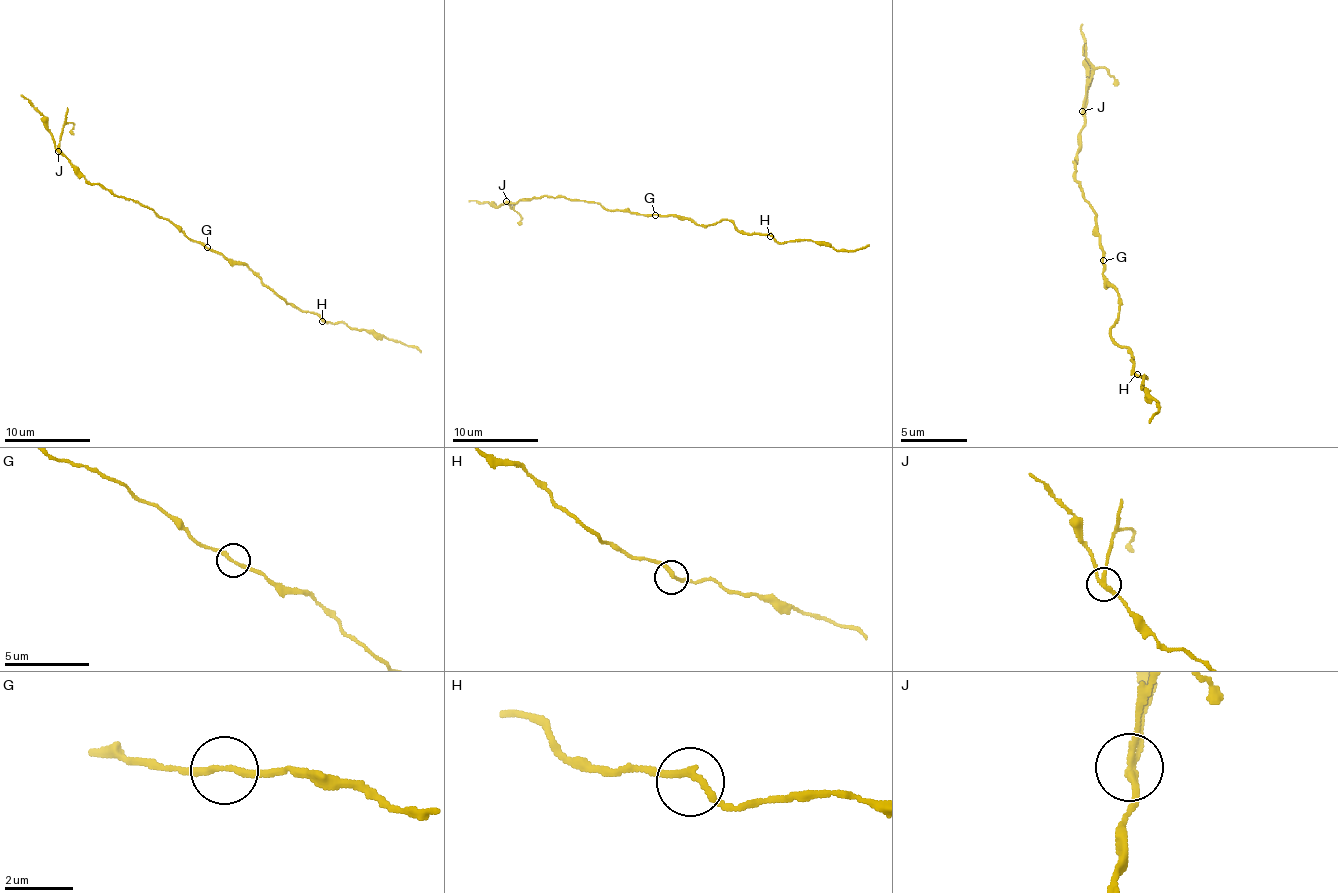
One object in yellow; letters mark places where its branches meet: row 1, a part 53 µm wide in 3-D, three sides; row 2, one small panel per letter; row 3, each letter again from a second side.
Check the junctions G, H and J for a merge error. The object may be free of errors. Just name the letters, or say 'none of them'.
J

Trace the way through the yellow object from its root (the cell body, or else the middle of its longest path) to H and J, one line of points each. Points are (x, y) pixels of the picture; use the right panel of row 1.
H: (1103, 264), (1106, 284), (1117, 294), (1120, 304), (1120, 314), (1110, 334), (1133, 357), (1133, 371), (1137, 374)
J: (1103, 264), (1103, 247), (1096, 234), (1096, 213), (1083, 200), (1073, 163), (1080, 147), (1083, 110)

